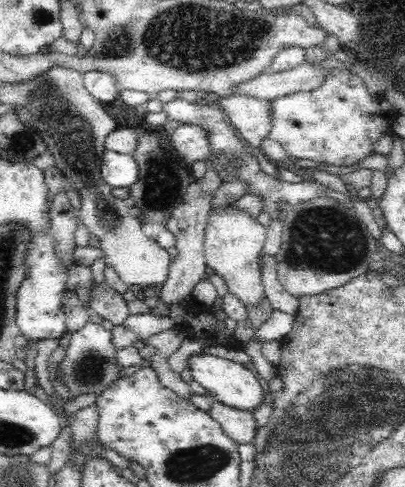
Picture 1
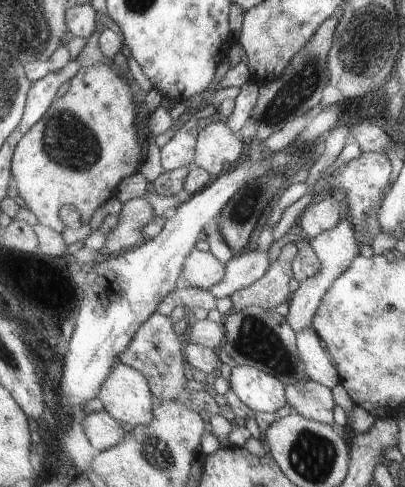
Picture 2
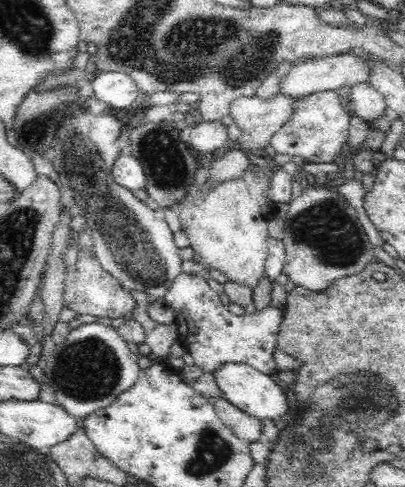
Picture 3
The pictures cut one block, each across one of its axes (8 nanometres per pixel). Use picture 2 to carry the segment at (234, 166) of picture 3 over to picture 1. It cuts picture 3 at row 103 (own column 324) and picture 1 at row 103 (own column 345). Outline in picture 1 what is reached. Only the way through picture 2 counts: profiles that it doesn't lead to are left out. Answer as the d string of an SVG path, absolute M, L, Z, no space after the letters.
M236 94L222 98L220 108L226 112L240 138L260 154L260 144L264 138L270 138L272 130L272 102Z

